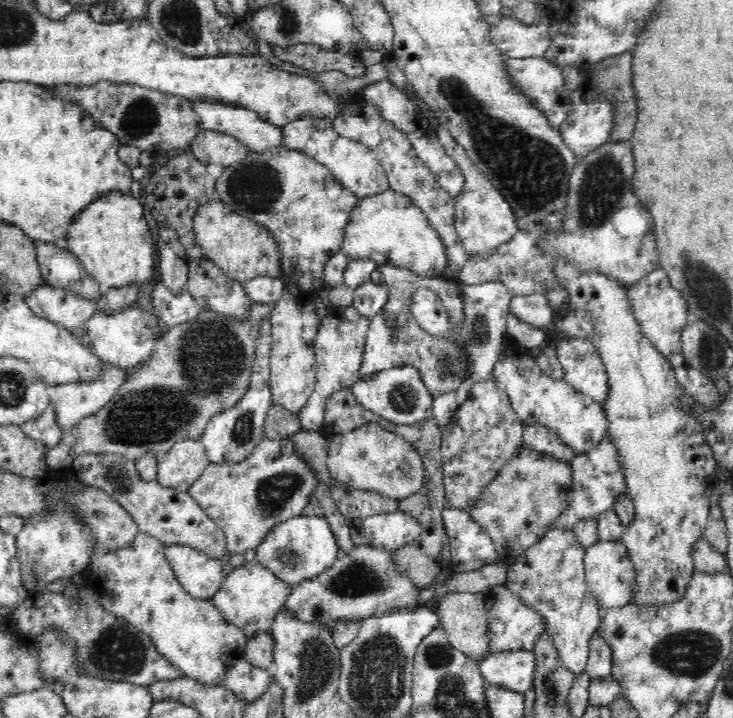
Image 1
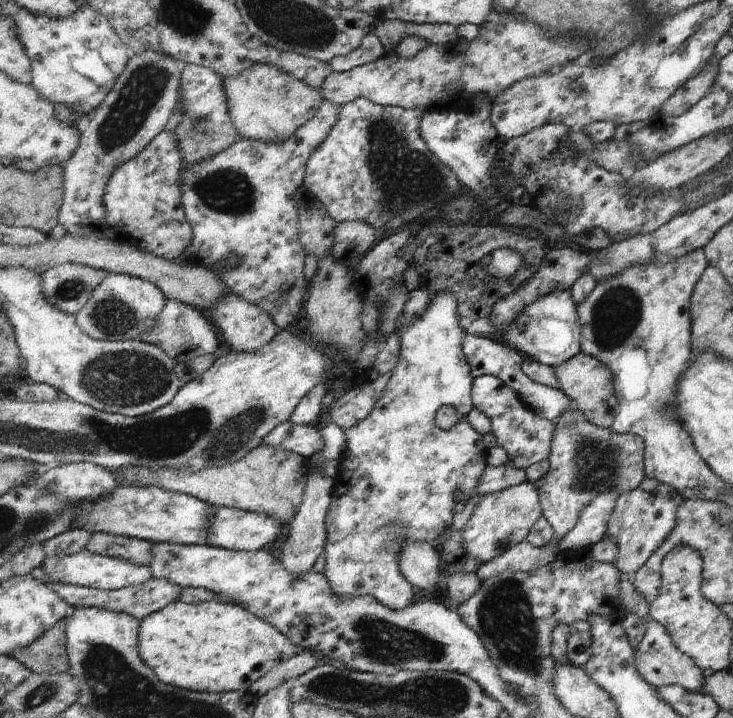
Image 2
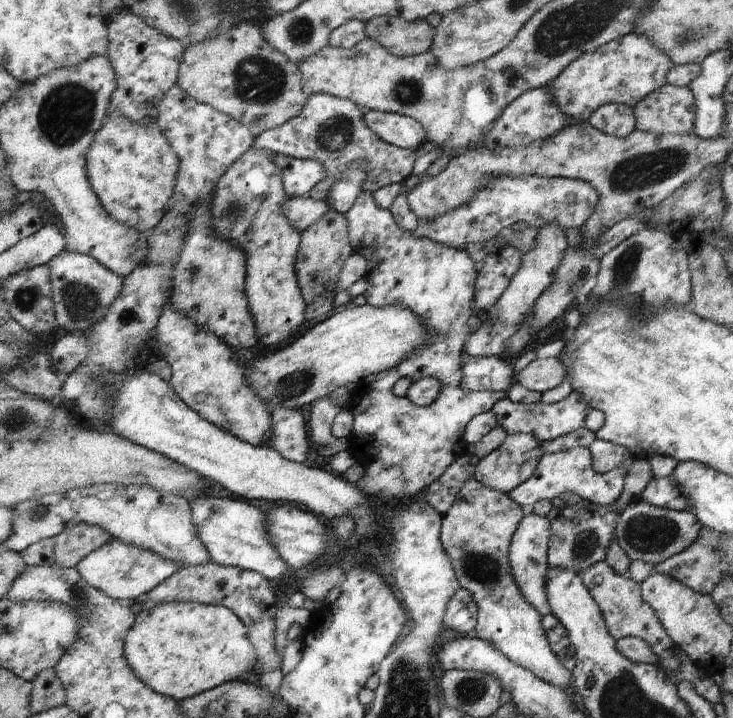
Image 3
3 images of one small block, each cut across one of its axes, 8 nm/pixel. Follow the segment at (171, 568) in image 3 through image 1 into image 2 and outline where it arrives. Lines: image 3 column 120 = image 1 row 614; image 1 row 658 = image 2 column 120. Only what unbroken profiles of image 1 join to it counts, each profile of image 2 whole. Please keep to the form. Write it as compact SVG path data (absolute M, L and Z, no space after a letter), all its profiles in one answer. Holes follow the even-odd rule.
M89 550L77 554L64 554L60 557L46 557L42 567L51 583L79 585L100 591L112 591L123 587L142 585L153 578L151 567L139 566L120 558L98 555Z

